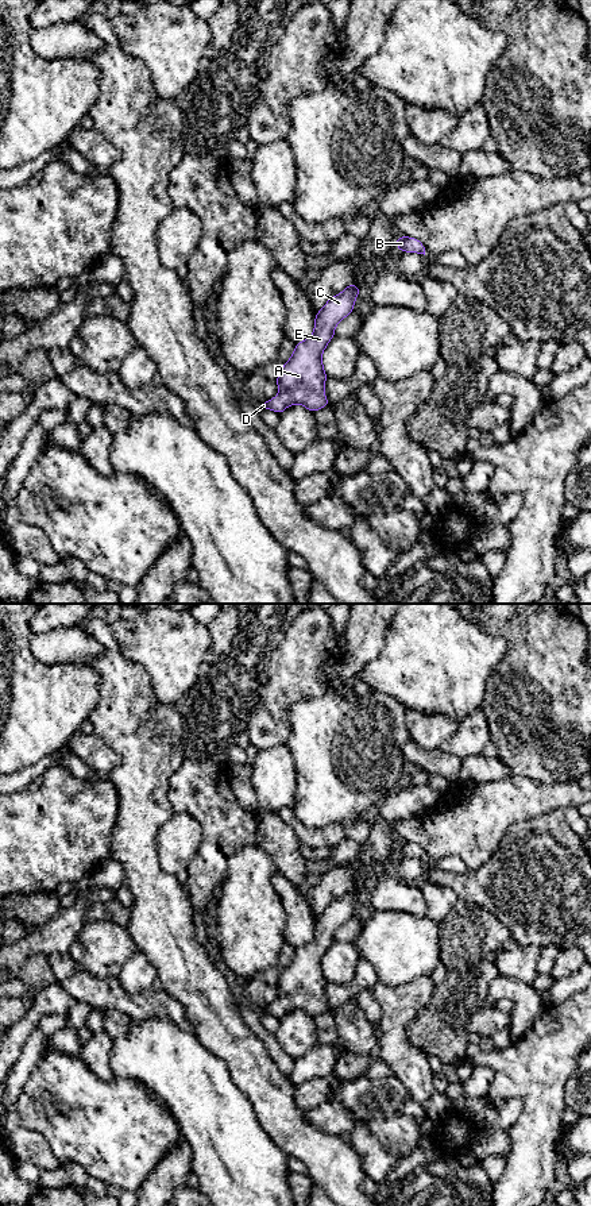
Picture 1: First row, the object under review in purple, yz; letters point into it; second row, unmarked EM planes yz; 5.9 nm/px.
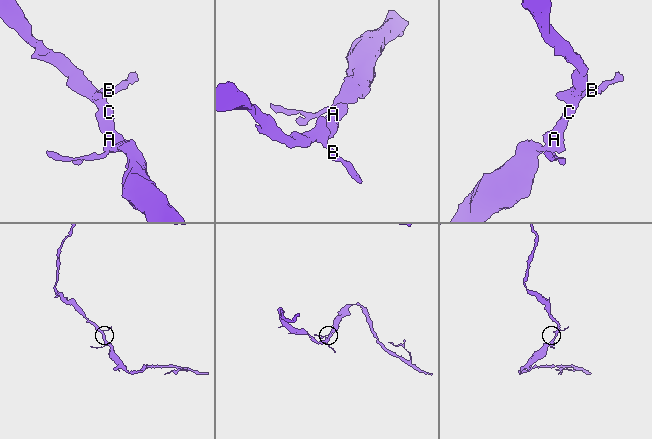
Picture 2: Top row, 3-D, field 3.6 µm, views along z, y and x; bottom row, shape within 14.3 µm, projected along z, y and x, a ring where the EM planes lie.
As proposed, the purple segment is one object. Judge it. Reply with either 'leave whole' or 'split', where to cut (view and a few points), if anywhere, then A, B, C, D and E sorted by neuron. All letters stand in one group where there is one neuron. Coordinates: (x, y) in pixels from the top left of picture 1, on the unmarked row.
leave whole; cut none; groups A B C D E

